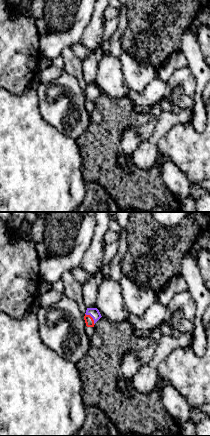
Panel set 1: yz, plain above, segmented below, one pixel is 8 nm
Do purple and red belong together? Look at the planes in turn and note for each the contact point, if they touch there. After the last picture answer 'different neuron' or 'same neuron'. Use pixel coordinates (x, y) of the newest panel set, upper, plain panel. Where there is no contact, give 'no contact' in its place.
contact (92, 93)

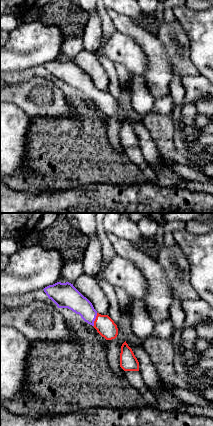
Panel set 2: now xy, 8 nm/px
contact (94, 96)

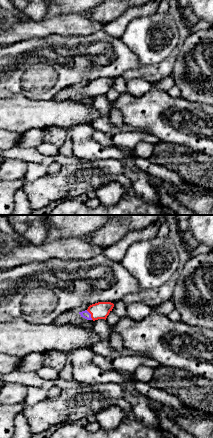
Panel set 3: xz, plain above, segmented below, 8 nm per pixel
contact (90, 91)

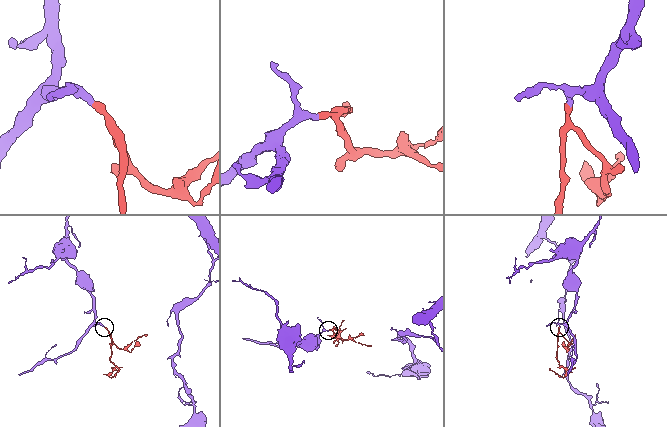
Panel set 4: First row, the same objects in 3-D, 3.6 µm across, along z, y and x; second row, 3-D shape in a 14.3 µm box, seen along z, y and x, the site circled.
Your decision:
same neuron

